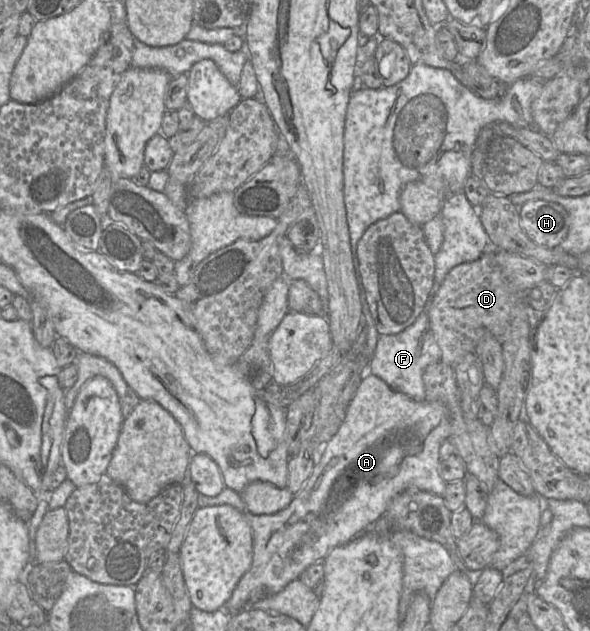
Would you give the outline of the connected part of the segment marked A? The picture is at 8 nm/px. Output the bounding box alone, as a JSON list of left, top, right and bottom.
[225,374,450,614]

